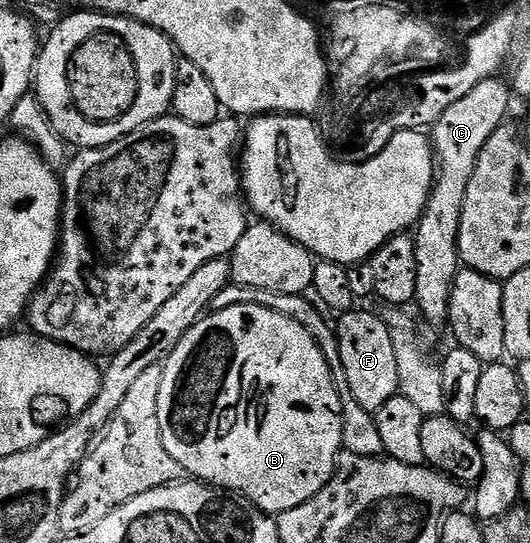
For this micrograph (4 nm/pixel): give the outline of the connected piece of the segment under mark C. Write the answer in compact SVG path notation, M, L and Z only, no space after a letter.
M502 77L481 80L469 96L461 96L435 121L429 137L435 155L435 185L427 201L423 215L413 230L417 248L417 292L415 302L423 314L443 318L449 312L451 289L461 269L459 261L459 229L461 208L465 204L465 192L475 171L481 148L493 136L498 126L504 125L507 109L511 106L513 91Z

